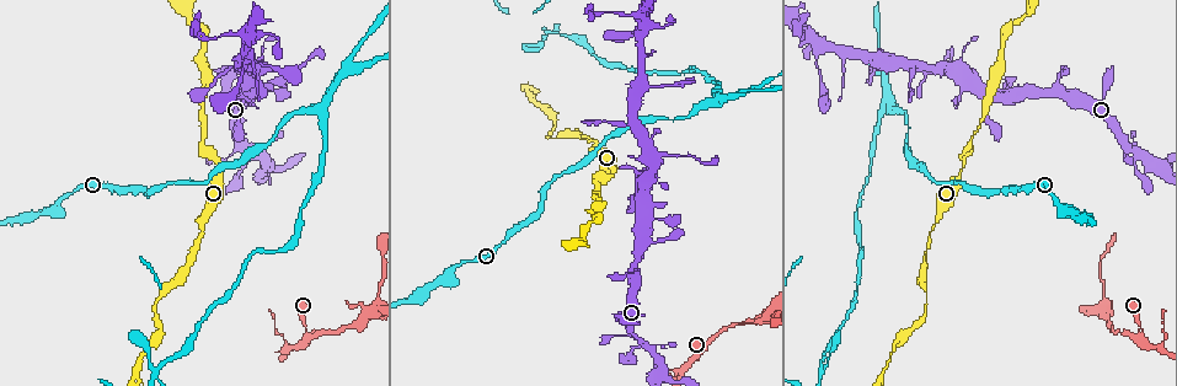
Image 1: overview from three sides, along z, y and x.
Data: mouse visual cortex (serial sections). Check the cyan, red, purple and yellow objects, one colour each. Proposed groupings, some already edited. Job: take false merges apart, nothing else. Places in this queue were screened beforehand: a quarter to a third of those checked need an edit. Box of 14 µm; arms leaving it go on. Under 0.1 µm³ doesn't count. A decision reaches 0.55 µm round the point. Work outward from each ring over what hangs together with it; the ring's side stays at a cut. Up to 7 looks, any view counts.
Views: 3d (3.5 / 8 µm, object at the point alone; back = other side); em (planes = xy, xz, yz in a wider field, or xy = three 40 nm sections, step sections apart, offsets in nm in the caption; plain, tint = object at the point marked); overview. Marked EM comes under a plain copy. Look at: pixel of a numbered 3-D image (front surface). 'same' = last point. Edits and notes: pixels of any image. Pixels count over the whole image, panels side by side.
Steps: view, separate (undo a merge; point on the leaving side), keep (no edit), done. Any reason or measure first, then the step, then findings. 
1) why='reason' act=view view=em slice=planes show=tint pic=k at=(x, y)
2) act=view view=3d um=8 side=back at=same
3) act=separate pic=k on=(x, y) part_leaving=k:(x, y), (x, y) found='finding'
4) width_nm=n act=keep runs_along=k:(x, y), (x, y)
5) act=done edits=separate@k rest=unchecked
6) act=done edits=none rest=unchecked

act=view view=3d um=3.5 pic=1 at=(702, 352)

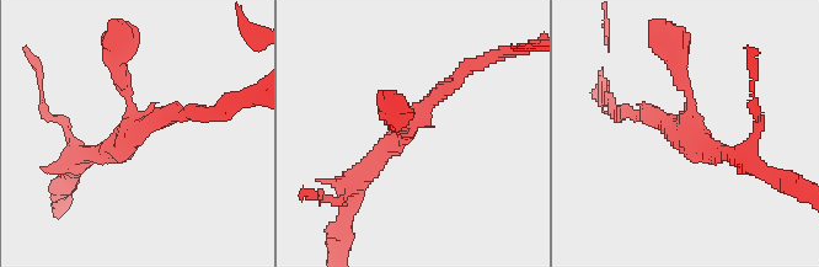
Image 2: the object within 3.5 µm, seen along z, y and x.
act=view view=em slice=planes show=tint pic=2 at=(686, 121)

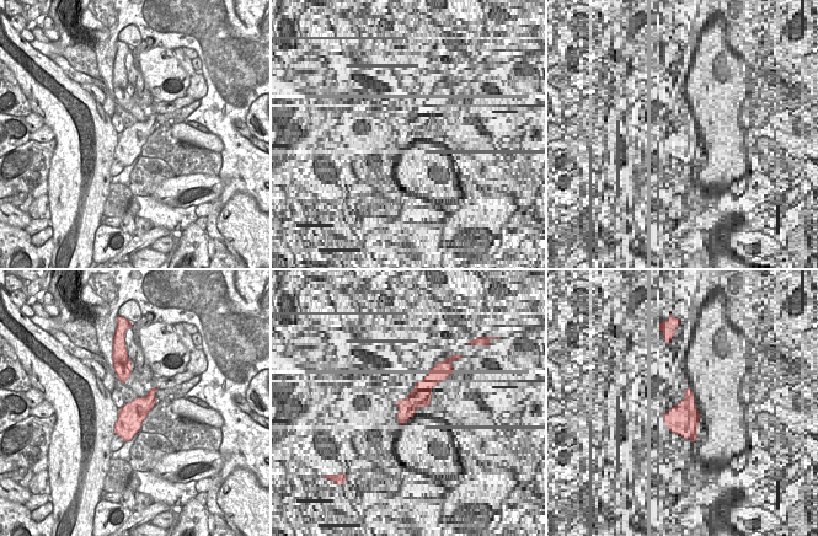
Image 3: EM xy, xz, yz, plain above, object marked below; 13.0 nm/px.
act=view view=em slice=xy step=2 show=tint at=same

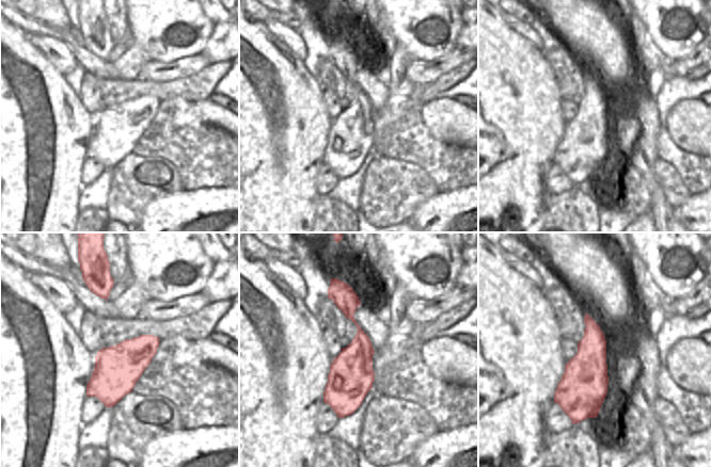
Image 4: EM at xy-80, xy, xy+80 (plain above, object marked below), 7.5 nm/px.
act=keep found='one cell here'

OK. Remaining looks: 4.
why='thick turns thin' act=view view=3d um=3.5 pic=1 at=(906, 145)

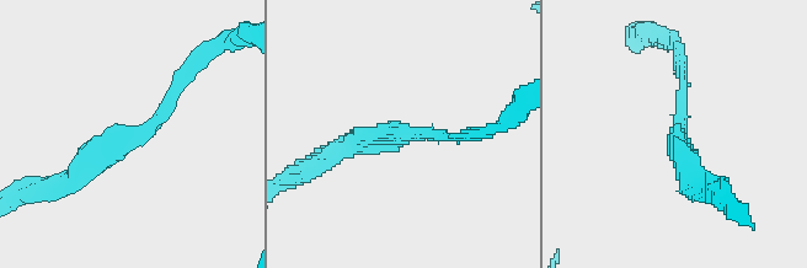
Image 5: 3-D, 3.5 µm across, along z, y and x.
arm_widths_nm=150,300 act=view view=em slice=xy step=3 show=tint pic=5 at=(416, 132)

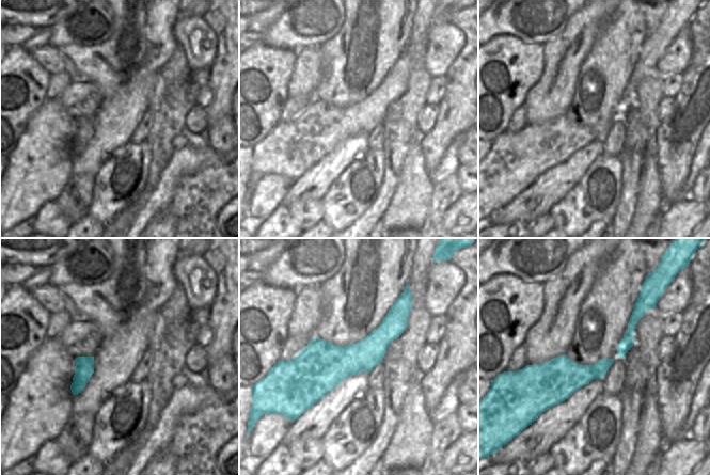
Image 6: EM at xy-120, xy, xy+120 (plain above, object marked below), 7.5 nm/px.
act=keep runs_along=6:(408, 307), (361, 357), (288, 366) found='all the same cell'

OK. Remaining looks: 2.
act=view view=3d um=8 pic=1 at=(888, 107)

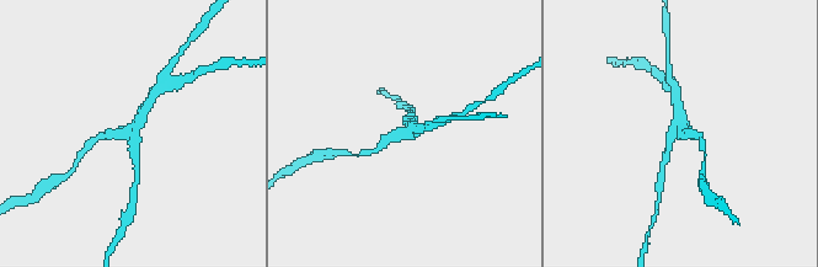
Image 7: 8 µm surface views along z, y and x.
arms=3 arm_widths_nm=200,250,300 act=view view=em slice=xy step=2 show=tint pic=7 at=(403, 132)

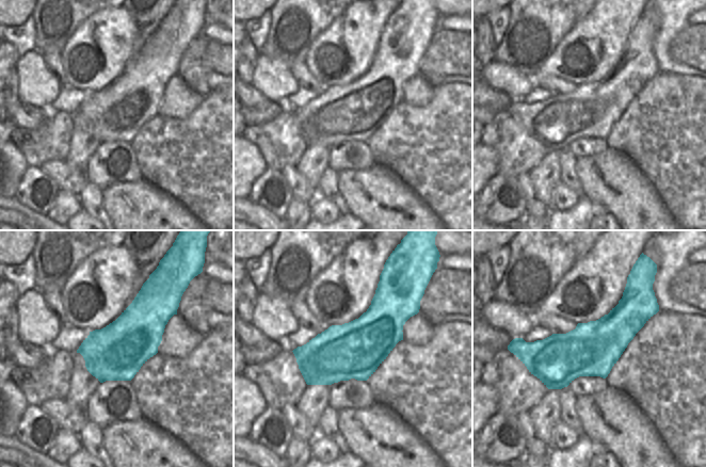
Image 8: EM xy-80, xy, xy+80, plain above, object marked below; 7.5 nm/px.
act=separate pic=7 on=(666, 155) part_leaving=7:(675, 133), (662, 166), (661, 183) found='a second cell is stuck on'

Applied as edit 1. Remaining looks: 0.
act=done edits=separate@7 rest=unchecked

